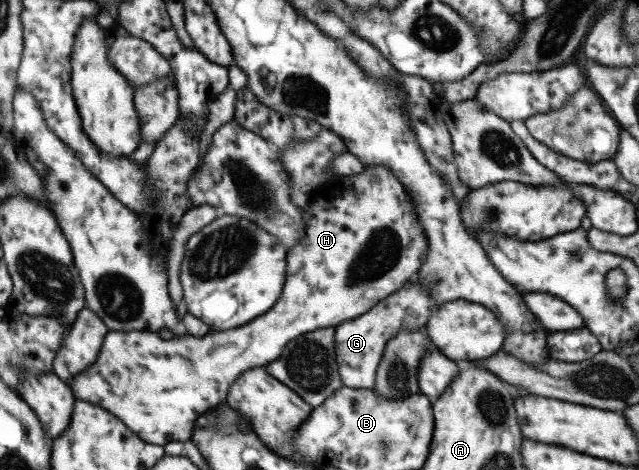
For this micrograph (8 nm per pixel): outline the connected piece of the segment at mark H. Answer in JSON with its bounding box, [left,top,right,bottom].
[68,164,427,447]

